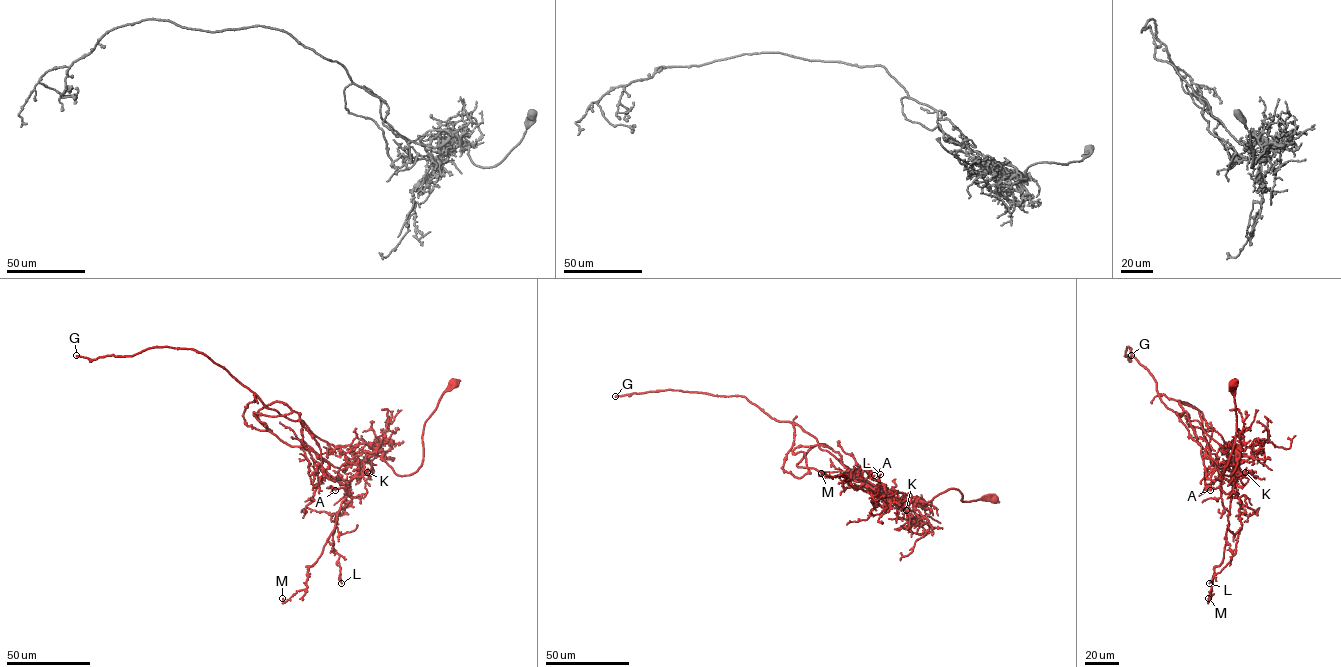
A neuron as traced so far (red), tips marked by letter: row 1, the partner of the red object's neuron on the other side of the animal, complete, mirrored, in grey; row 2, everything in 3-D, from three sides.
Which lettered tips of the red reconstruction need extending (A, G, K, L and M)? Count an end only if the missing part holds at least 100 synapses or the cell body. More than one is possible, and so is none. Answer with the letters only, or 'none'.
G

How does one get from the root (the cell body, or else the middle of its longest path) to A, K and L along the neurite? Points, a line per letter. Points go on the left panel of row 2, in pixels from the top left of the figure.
A: (455, 382), (425, 423), (416, 471), (398, 475), (377, 452), (346, 494), (335, 490)
K: (455, 382), (425, 423), (421, 466), (398, 475), (377, 452), (366, 459), (367, 472)
L: (455, 382), (425, 423), (416, 471), (398, 475), (377, 452), (350, 482), (333, 536), (341, 583)

